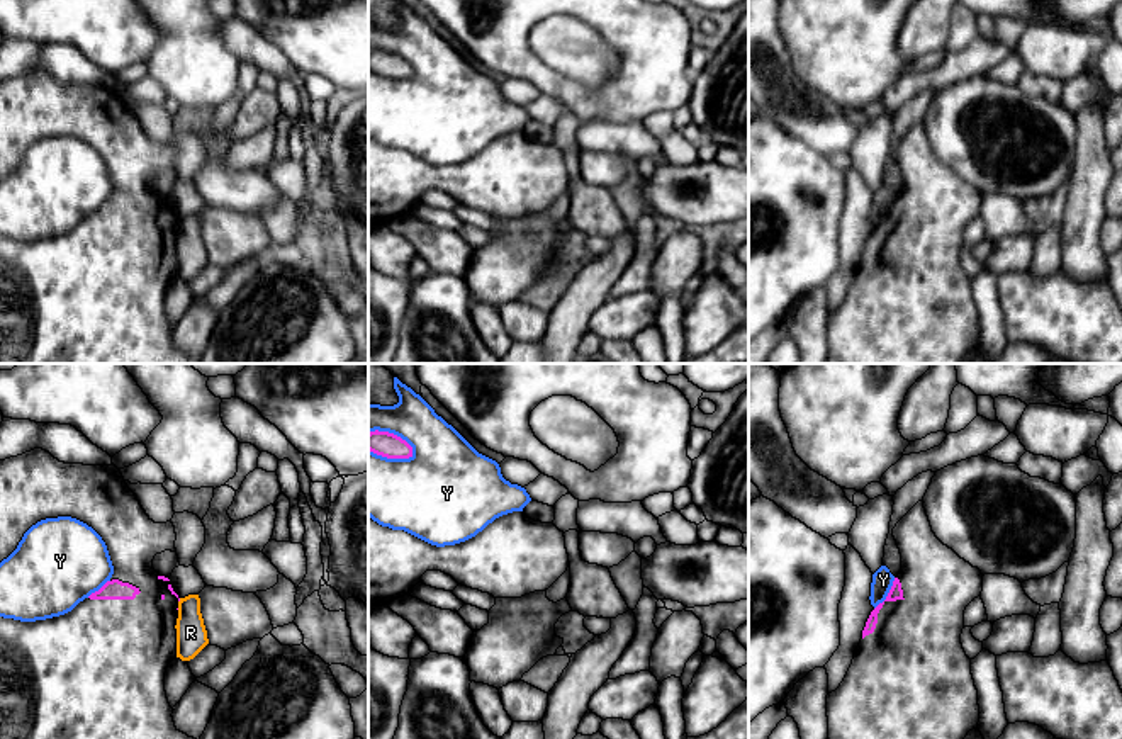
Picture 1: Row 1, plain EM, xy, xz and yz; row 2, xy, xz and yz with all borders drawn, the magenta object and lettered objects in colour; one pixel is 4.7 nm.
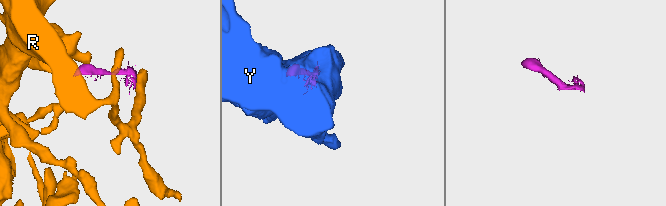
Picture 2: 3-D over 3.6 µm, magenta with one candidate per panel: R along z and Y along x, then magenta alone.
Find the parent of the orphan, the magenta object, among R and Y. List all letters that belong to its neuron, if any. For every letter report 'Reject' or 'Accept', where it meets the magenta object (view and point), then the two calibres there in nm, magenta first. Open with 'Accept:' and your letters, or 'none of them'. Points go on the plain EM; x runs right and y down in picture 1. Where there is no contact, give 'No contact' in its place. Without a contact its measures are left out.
Accept: none of them
R: Reject. No contact
Y: Reject. Touches magenta at yz (888, 213). Thickness 70 nm (magenta) against 100 nm

